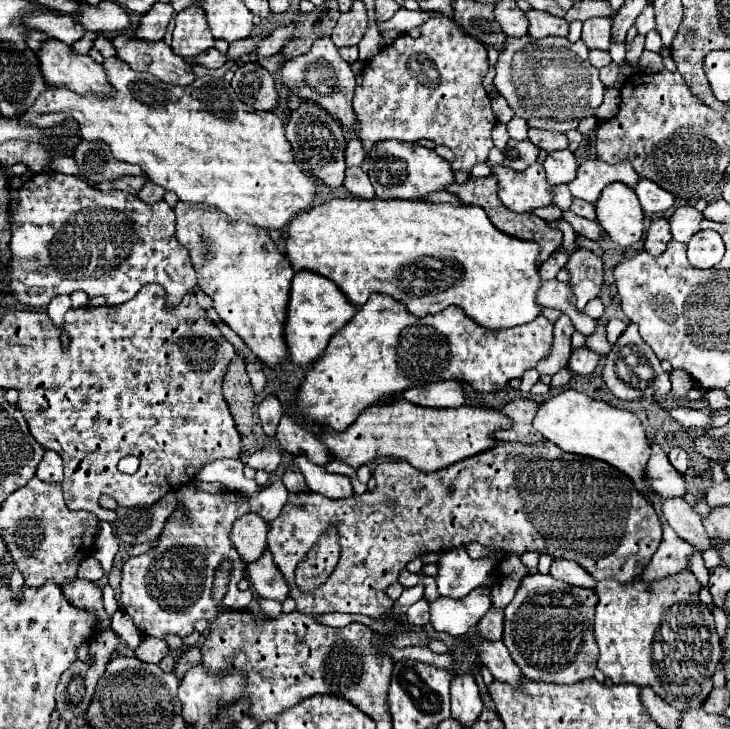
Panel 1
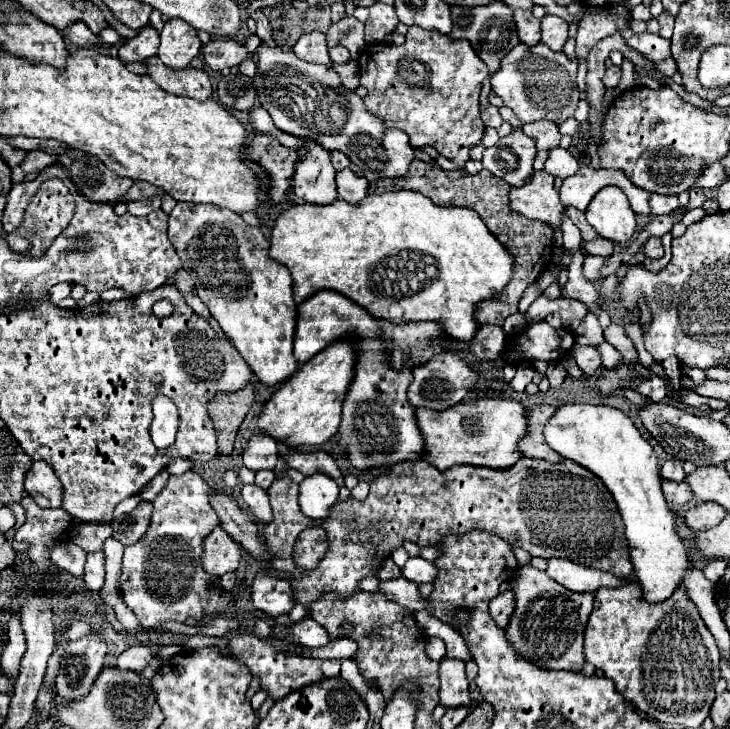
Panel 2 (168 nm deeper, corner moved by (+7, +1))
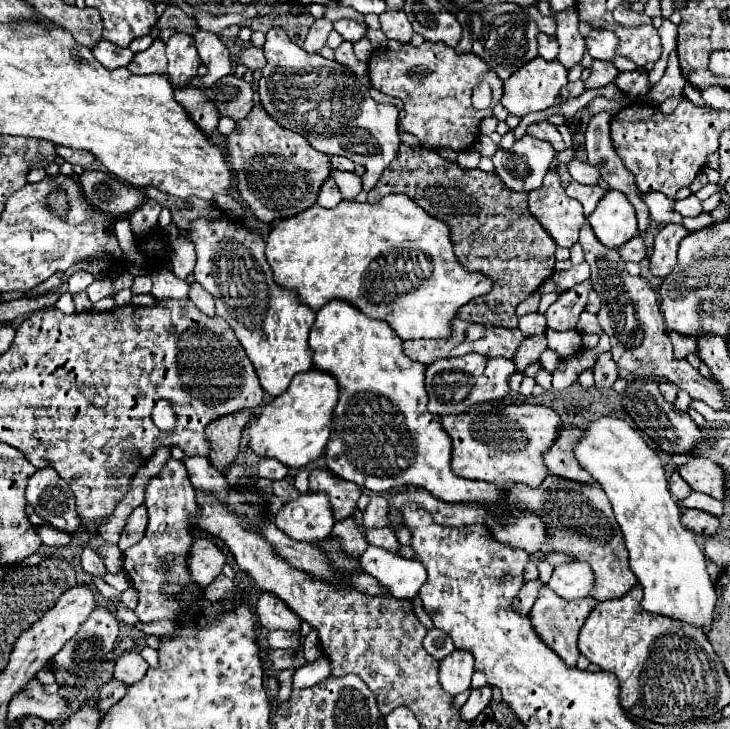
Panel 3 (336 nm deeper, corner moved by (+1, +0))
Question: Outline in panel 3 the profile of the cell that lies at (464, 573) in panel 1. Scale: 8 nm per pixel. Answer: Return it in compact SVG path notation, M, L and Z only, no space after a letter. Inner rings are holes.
M369 545L361 555L361 569L387 585L397 599L413 599L427 581L427 569L421 561L403 559L375 545Z

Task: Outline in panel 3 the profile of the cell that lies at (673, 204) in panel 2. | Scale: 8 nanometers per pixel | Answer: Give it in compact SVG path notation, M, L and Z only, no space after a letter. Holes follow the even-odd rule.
M691 195L687 199L677 199L675 201L675 211L681 213L683 217L695 217L695 215L701 213L701 201L695 195Z

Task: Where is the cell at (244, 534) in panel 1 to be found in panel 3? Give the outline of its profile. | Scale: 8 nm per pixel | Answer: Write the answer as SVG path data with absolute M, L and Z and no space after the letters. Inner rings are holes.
M199 537L193 543L189 571L193 573L193 581L197 581L201 587L207 587L211 581L215 581L215 577L221 575L225 563L225 553L213 541Z

